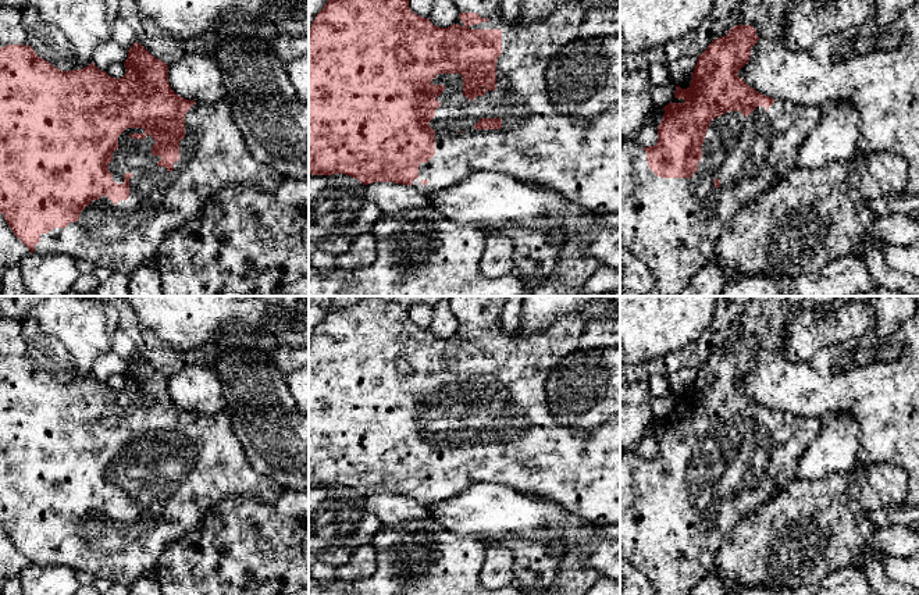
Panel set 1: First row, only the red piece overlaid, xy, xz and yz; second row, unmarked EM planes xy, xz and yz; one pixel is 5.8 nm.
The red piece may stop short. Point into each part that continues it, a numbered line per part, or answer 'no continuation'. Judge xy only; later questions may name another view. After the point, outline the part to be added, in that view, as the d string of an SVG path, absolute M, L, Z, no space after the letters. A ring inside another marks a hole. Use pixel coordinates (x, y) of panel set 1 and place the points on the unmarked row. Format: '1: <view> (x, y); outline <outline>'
1: xy (213, 466); outline M227 410L195 414L185 425L185 449L179 452L179 471L174 474L172 482L157 477L161 468L152 466L156 452L150 446L145 450L132 450L131 445L145 445L145 441L127 439L118 448L118 460L108 474L115 495L124 495L127 484L133 487L129 489L129 509L117 516L106 506L92 512L79 524L76 534L42 545L33 564L68 566L128 588L143 577L157 581L157 560L165 548L185 535L197 532L203 527L203 517L220 502L231 495L252 495L263 503L275 506L282 494L275 481L257 473L246 459Z

